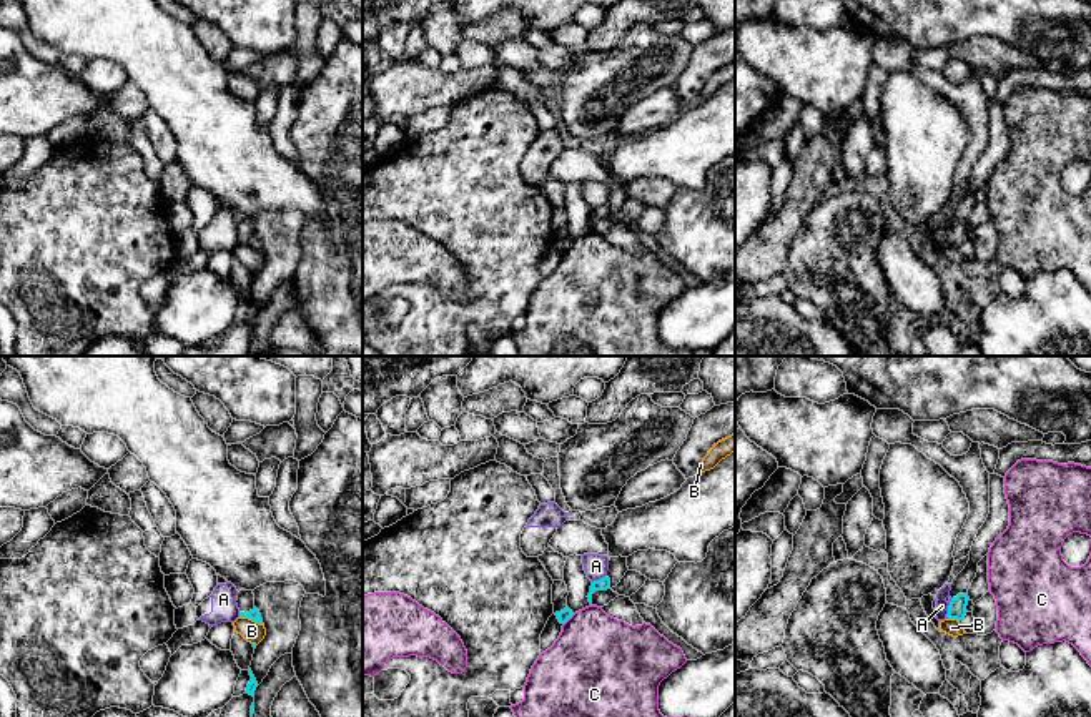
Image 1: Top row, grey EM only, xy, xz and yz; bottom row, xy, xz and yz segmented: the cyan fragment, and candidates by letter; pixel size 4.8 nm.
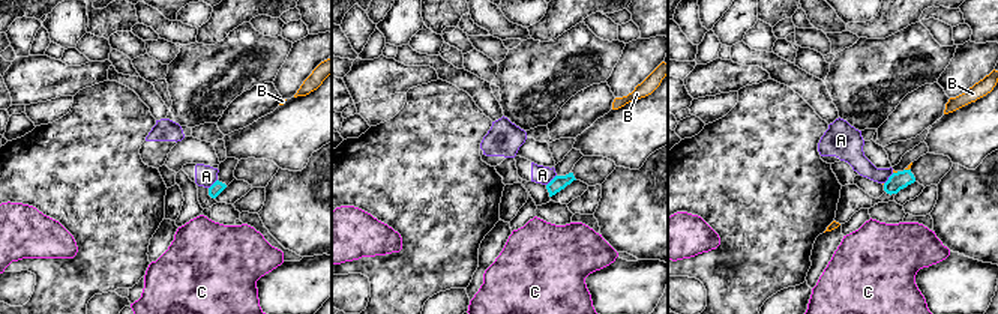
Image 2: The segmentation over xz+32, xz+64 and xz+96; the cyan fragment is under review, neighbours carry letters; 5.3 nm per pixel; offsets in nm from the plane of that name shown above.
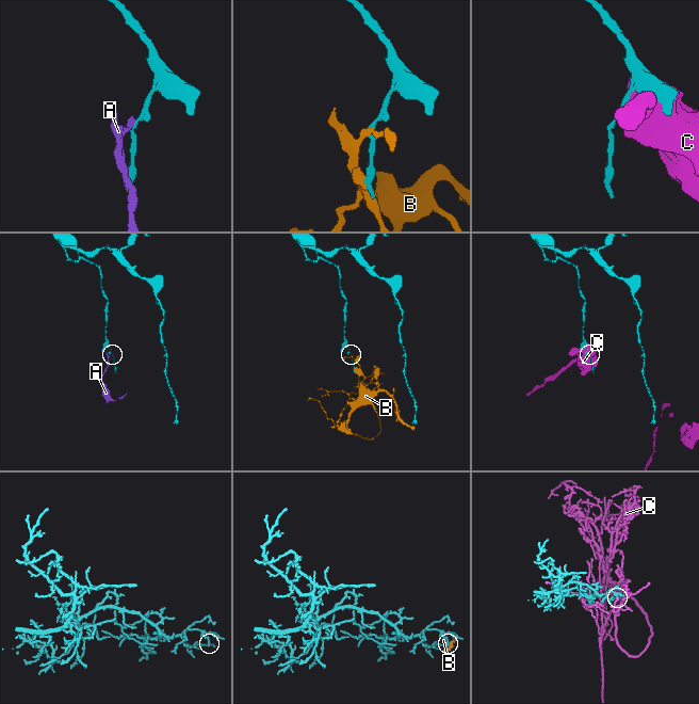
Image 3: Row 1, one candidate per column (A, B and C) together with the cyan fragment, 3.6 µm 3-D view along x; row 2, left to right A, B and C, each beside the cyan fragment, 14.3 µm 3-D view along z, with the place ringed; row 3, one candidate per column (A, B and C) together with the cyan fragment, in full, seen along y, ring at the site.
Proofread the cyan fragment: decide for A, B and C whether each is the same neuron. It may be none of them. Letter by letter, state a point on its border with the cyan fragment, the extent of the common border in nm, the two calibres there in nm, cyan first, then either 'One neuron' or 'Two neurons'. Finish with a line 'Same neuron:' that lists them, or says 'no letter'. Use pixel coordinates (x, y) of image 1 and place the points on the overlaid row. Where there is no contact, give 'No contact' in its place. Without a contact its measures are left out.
A: Touches cyan at yz (948, 609). Shared border 100 nm. Thickness 90 nm (cyan) against 60 nm. Two neurons
B: Touches cyan at xy (251, 619). Shared border 120 nm. Thickness 50 nm (cyan) against 100 nm. Two neurons
C: Touches cyan at xz (569, 618). Shared border 80 nm. Thickness 60 nm (cyan) against 440 nm. Two neurons
Same neuron: no letter

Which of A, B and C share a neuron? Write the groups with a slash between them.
A / B / C

